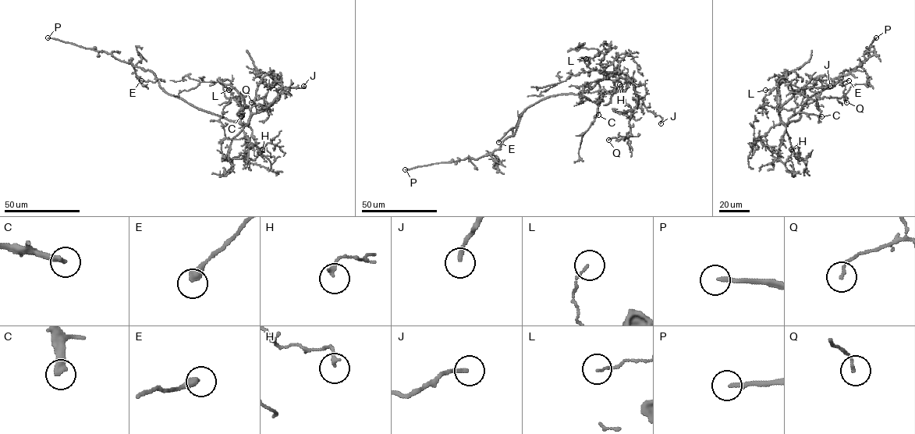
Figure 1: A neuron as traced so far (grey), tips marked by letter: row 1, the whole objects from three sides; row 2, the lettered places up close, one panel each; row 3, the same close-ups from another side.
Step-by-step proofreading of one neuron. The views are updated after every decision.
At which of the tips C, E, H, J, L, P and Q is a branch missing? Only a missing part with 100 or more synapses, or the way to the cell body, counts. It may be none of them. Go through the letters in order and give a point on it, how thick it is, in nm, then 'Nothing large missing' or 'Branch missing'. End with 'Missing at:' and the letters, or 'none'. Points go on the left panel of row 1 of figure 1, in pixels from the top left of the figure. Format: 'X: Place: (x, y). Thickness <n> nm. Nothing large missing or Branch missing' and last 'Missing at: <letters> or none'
C: Place: (241, 116). Thickness 340 nm. Branch missing
E: Place: (141, 80). Thickness 360 nm. Nothing large missing
H: Place: (262, 149). Thickness 170 nm. Nothing large missing
J: Place: (303, 86). Thickness 170 nm. Nothing large missing
L: Place: (228, 90). Thickness 100 nm. Nothing large missing
P: Place: (47, 37). Thickness 200 nm. Branch missing
Q: Place: (251, 102). Thickness 110 nm. Nothing large missing
Missing at: C, P

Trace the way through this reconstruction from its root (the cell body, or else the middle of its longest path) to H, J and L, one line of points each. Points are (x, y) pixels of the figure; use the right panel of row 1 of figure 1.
H: (802, 108), (799, 118), (791, 121), (786, 128), (794, 154), (799, 158), (799, 147), (795, 146), (791, 149)
J: (802, 108), (797, 120), (790, 121), (787, 124), (781, 120), (779, 108), (801, 88), (830, 86)
L: (802, 108), (797, 120), (785, 124), (779, 115), (777, 88), (765, 90)

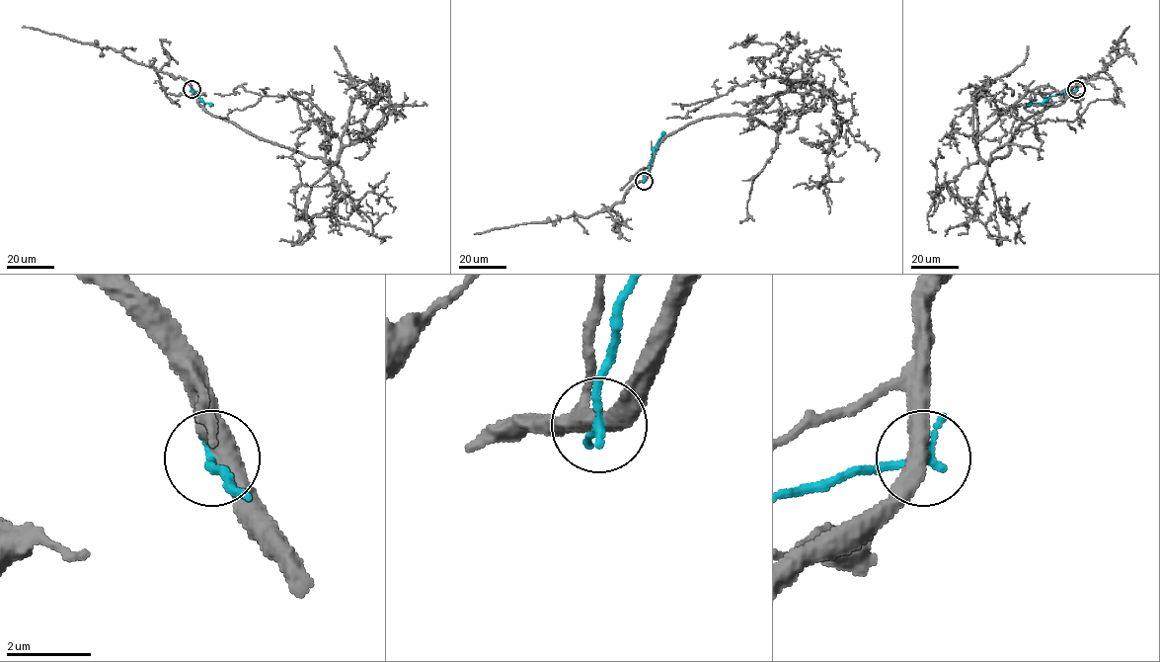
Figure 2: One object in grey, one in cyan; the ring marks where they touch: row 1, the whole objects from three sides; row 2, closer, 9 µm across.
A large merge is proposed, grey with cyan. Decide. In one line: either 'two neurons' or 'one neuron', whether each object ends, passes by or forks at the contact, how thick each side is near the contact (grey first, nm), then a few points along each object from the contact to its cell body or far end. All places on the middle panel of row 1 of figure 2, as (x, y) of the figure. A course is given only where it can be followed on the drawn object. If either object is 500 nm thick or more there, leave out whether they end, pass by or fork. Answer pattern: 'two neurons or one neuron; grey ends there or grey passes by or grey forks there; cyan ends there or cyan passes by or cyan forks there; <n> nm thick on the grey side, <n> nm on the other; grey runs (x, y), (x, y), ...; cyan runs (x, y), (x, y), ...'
two neurons; grey passes by; cyan ends there; 440 nm thick on the grey side, 240 nm on the other; grey runs (644, 181), (666, 137), (816, 82), (841, 127), (829, 180), (794, 187); cyan runs (644, 181), (652, 153), (664, 131)

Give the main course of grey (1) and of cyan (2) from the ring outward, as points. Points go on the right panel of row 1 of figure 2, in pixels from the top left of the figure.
1: (1076, 90), (1026, 119), (1004, 157), (985, 163), (976, 148), (1015, 103), (1047, 85), (1075, 96), (1082, 128)
2: (1076, 90), (1027, 106)

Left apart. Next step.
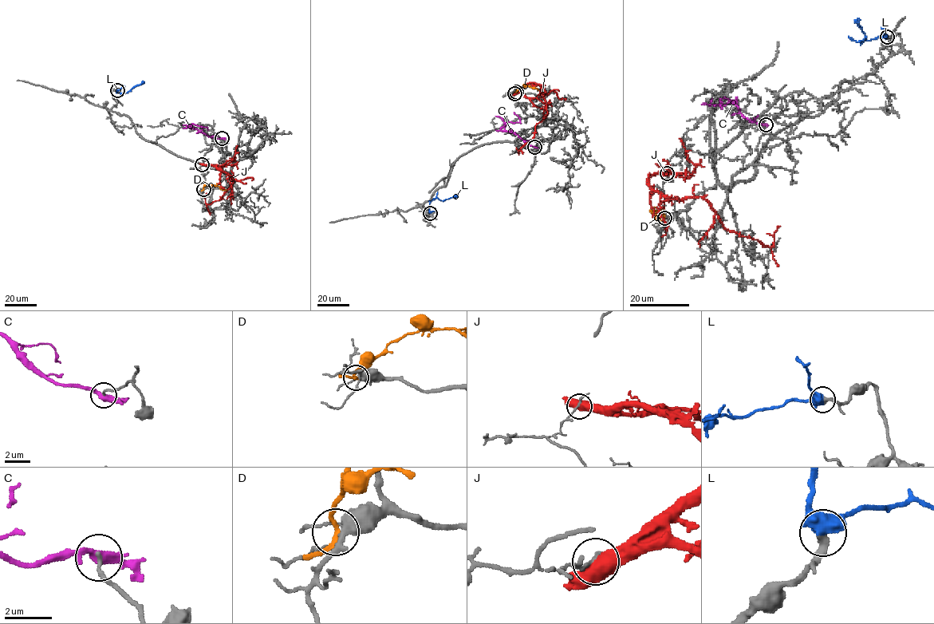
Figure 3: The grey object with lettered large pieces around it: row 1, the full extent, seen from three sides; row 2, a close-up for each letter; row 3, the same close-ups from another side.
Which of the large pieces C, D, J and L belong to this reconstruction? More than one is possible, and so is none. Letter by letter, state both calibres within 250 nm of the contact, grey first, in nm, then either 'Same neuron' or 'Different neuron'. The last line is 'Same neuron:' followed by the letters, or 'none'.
C: Thickness 150 nm (grey) against 320 nm. Different neuron
D: Thickness 300 nm (grey) against 190 nm. Different neuron
J: Thickness 120 nm (grey) against 600 nm. Different neuron
L: Thickness 320 nm (grey) against 550 nm. Same neuron
Same neuron: L

